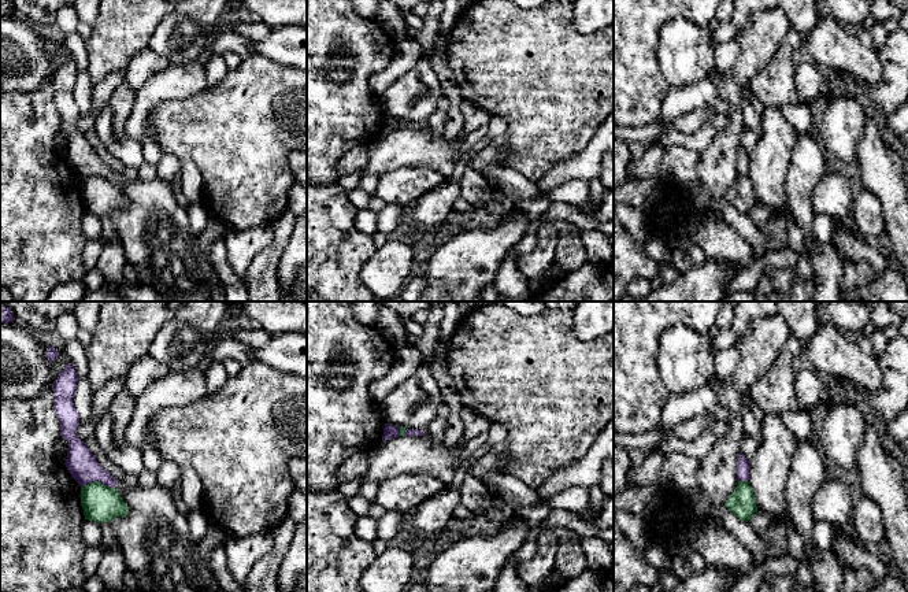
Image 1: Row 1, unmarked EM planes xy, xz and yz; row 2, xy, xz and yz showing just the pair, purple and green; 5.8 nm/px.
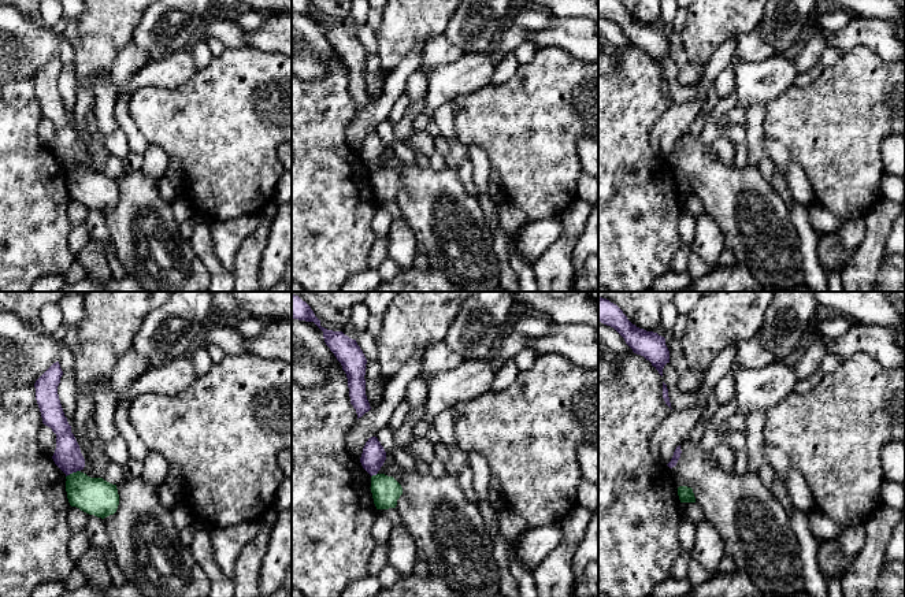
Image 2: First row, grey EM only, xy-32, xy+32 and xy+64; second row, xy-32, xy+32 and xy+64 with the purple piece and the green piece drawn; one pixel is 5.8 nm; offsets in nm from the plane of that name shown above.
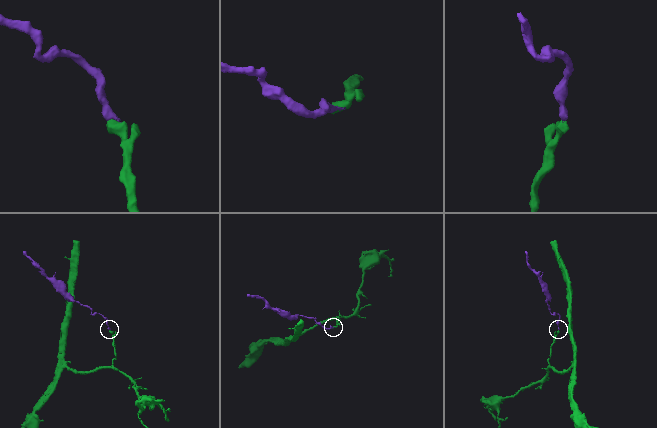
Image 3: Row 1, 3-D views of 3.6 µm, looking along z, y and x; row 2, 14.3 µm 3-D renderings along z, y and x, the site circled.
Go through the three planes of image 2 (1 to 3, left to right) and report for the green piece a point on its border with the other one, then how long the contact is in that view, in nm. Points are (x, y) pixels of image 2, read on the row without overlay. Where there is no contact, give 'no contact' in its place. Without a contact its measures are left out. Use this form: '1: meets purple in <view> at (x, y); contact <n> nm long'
1: meets purple in xy-32 at (73, 164); contact 100 nm long
2: meets purple in xy+32 at (374, 167); contact 50 nm long
3: no contact

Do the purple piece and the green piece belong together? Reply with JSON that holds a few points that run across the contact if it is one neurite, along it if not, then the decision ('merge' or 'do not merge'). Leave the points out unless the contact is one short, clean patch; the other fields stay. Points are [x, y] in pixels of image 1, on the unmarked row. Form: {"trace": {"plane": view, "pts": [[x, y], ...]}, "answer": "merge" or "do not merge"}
{"trace": {"plane": "xy", "pts": [[81, 178], [100, 174], [112, 181]]}, "answer": "do not merge"}

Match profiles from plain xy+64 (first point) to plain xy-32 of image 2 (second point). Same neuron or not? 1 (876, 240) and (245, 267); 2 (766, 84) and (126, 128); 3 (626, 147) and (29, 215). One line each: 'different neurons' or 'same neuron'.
1: same neuron
2: same neuron
3: same neuron

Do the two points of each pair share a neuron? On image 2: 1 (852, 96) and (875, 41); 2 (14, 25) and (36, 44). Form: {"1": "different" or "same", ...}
{"1": "different", "2": "same"}

